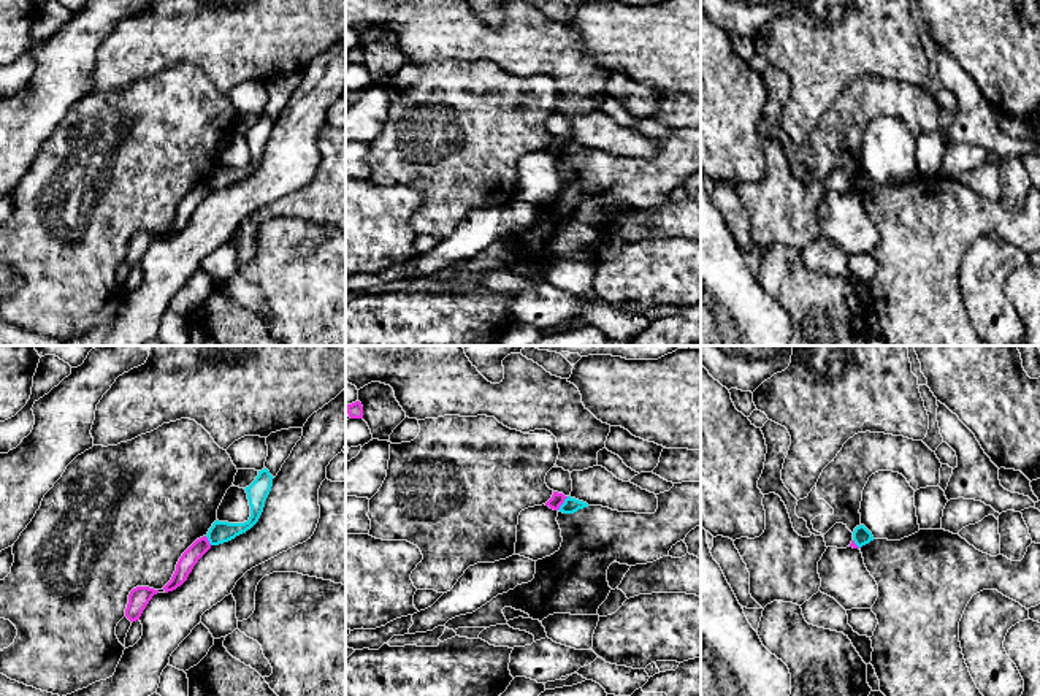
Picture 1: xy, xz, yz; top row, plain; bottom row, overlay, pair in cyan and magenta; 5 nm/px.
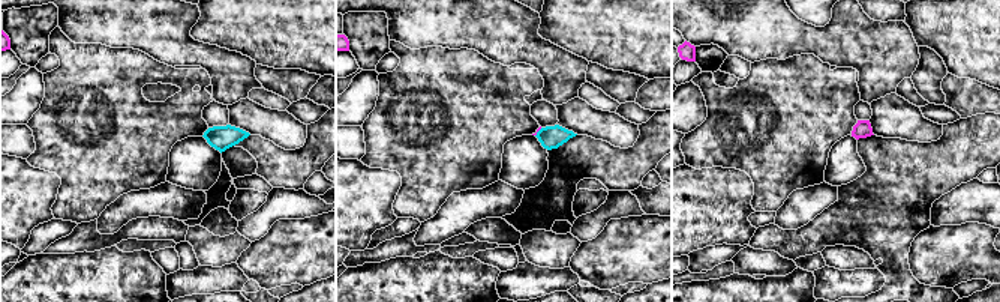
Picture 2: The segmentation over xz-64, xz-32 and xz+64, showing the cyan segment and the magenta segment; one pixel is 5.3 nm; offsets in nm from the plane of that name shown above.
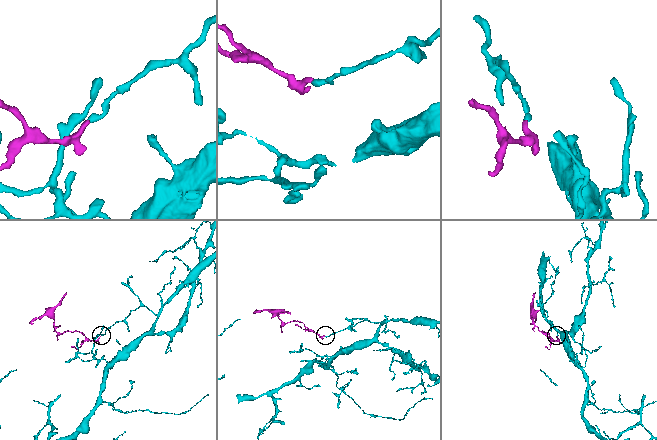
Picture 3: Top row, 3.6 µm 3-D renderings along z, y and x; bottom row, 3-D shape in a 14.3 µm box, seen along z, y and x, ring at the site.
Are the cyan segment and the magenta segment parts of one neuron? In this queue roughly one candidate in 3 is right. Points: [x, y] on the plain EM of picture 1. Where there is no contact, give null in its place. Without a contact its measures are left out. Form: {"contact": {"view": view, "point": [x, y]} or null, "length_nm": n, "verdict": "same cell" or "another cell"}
{"contact": {"view": "xz", "point": [563, 148]}, "length_nm": 90, "verdict": "another cell"}

